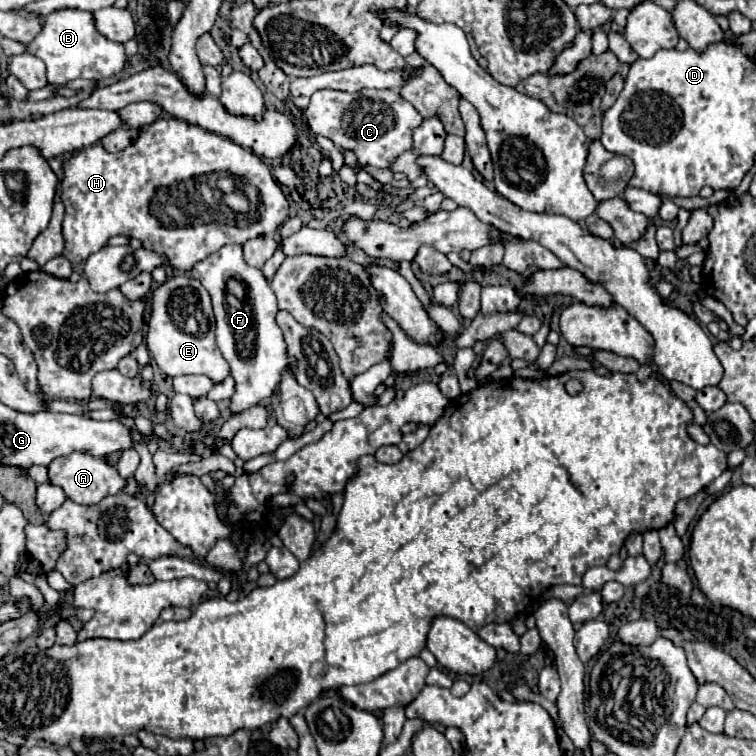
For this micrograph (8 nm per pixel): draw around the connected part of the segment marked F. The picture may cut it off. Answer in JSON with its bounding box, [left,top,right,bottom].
[192,245,296,415]

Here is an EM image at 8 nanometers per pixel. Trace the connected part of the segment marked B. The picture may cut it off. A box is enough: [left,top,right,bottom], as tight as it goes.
[28,9,124,85]

